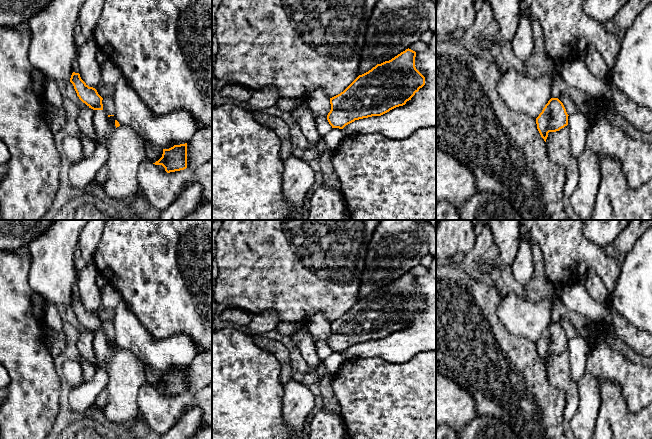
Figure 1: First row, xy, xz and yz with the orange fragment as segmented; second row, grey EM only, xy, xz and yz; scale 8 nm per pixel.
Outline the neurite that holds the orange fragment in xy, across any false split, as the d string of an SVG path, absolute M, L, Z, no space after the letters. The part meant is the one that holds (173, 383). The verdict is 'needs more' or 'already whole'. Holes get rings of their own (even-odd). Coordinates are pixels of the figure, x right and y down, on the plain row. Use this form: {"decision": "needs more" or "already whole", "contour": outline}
{"decision": "already whole", "contour": "M187 367L163 373L162 381L153 388L162 389L167 397L186 393Z"}

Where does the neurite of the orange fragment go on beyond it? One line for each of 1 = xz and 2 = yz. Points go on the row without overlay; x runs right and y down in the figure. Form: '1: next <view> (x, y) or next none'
1: next none
2: next none

